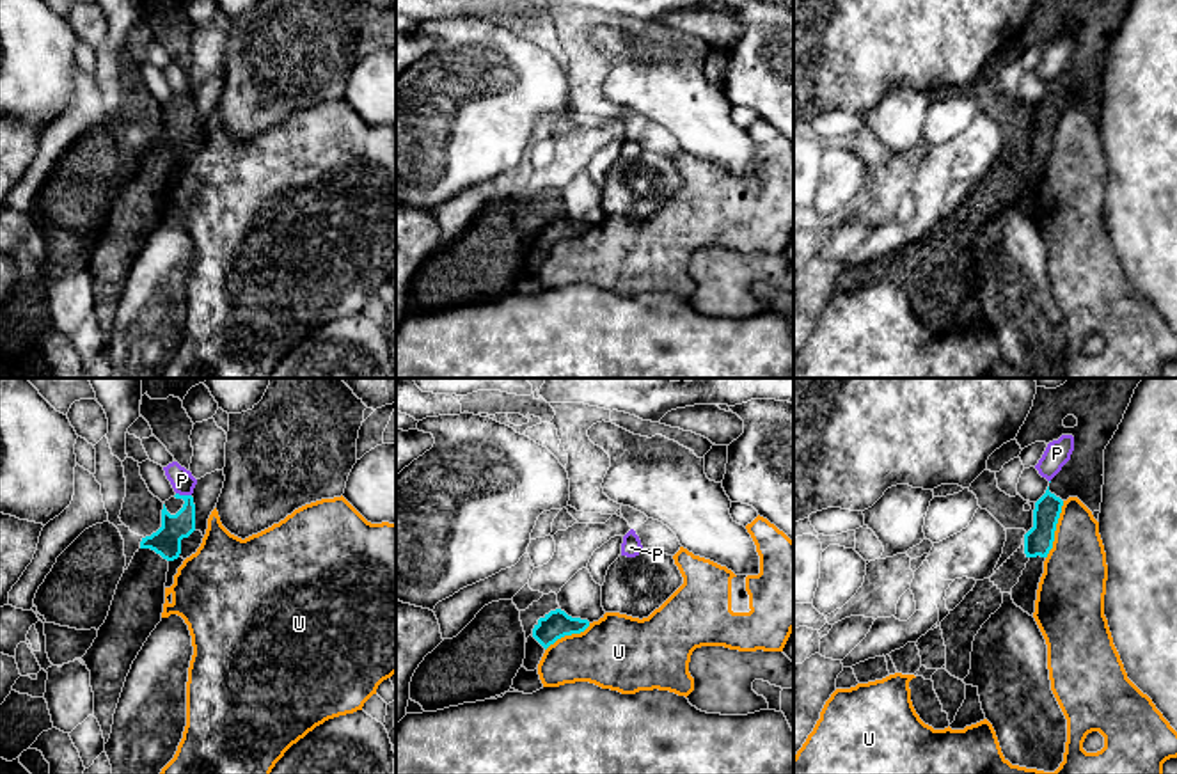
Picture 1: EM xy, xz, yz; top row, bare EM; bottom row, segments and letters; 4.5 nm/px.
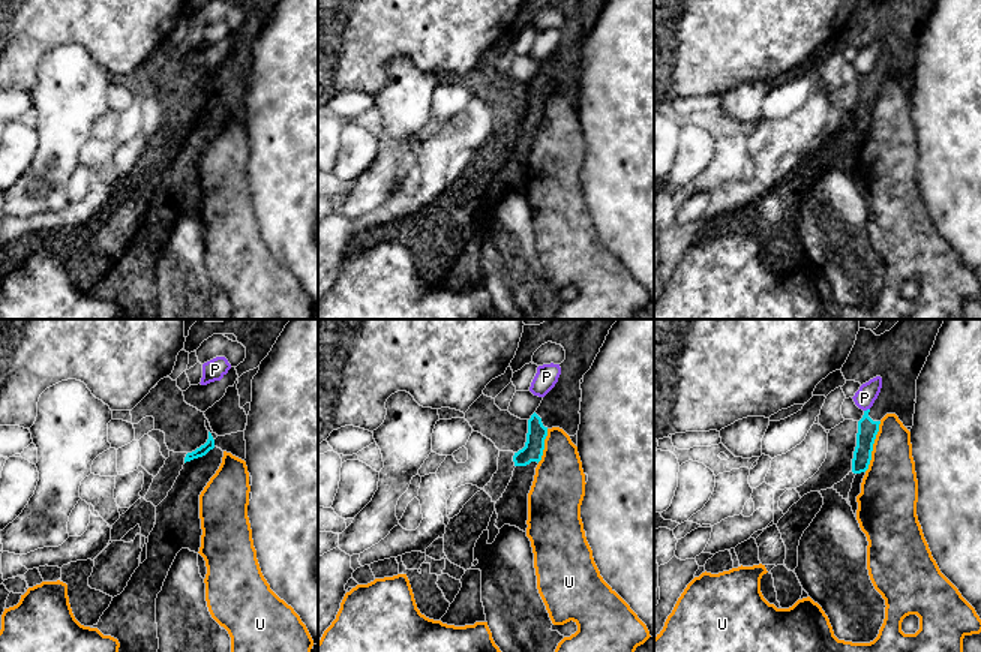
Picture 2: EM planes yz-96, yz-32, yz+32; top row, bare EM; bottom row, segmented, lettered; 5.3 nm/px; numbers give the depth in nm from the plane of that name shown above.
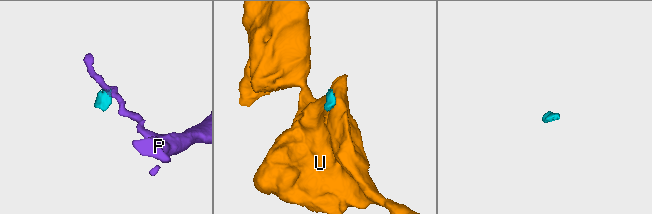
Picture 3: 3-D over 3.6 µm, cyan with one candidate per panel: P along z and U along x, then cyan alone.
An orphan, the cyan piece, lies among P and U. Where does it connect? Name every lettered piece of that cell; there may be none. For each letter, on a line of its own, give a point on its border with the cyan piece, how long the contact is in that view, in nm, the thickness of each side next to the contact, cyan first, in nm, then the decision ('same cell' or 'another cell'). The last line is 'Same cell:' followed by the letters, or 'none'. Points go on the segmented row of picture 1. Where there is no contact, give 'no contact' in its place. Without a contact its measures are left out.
P: meets cyan in xy at (183, 496); contact 70 nm long; 130 nm thick on the cyan side, 110 nm on the other; another cell
U: meets cyan in yz at (1055, 529); contact 280 nm long; 130 nm thick on the cyan side, 280 nm on the other; another cell
Same cell: none

